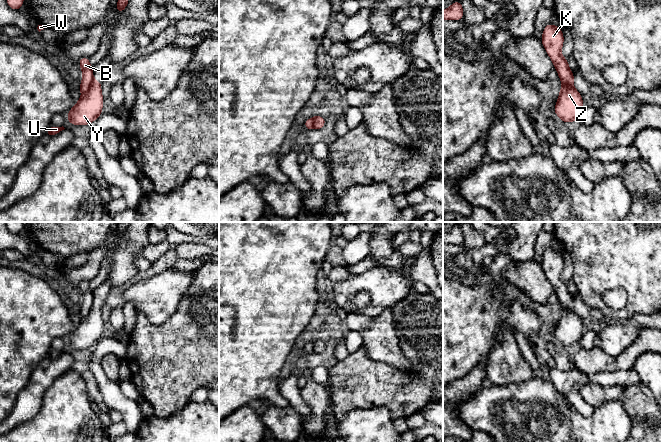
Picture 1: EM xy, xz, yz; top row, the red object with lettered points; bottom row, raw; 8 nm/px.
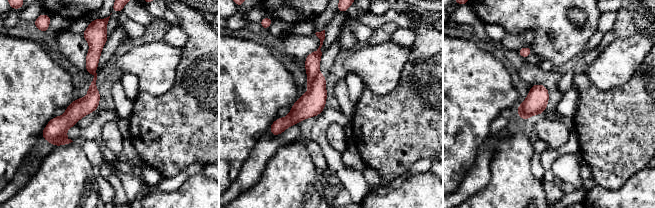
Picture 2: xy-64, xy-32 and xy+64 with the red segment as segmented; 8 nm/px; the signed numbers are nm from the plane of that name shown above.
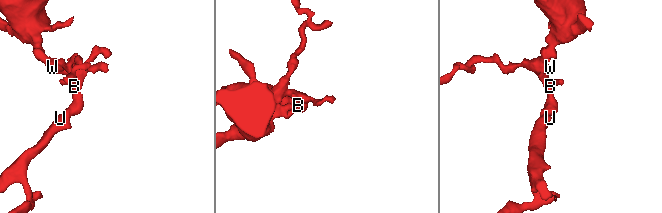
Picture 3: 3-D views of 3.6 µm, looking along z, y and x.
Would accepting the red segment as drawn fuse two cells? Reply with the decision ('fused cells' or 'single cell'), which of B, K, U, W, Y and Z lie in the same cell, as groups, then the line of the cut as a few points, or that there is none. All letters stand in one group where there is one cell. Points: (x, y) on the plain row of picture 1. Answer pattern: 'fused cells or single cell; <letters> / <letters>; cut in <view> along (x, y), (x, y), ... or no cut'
fused cells; B K W / U Y Z; cut in xy along (93, 304), (91, 309), (82, 318)

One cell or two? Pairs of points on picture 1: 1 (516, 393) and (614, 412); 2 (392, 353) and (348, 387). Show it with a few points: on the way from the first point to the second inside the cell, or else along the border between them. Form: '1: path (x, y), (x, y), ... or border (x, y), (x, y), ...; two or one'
1: path (540, 410), (558, 426), (590, 426); one
2: border (389, 365), (402, 371), (412, 371); two

